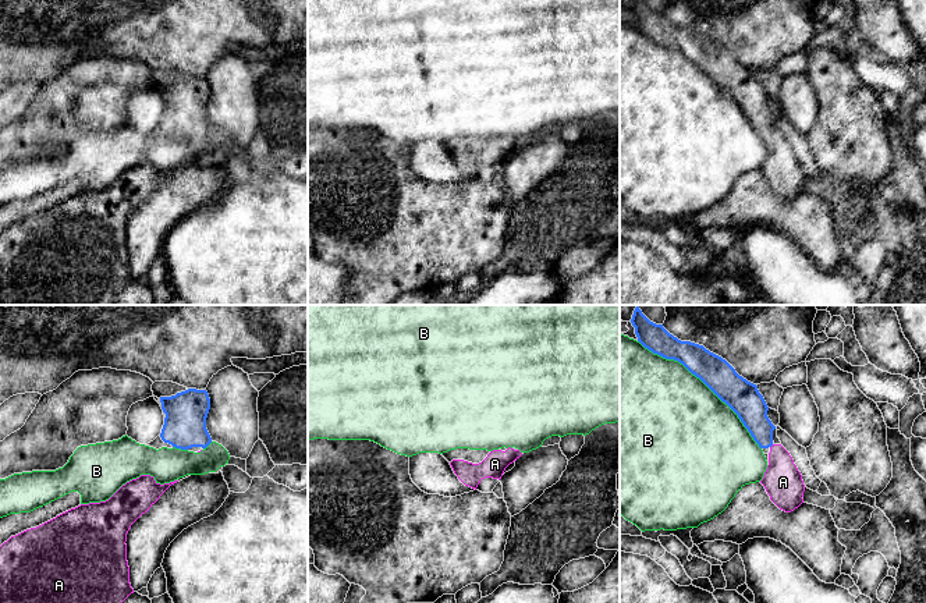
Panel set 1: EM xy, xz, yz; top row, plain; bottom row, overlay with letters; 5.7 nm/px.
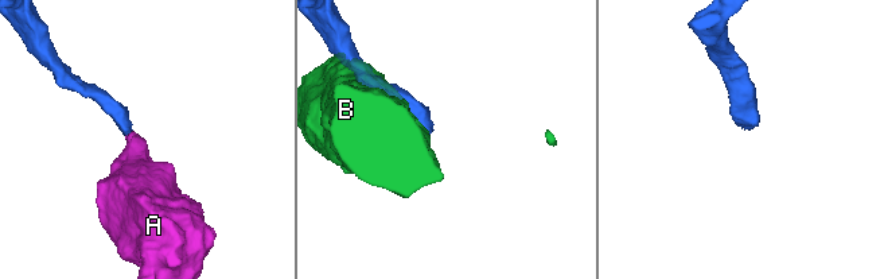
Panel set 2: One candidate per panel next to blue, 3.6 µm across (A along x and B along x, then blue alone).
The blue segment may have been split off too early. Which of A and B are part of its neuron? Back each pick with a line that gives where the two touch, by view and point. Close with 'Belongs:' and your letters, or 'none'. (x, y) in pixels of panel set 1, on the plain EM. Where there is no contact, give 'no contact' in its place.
A: no contact
Belongs: A

